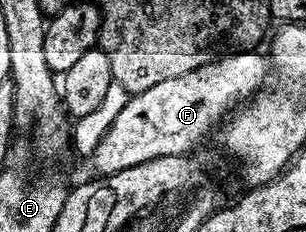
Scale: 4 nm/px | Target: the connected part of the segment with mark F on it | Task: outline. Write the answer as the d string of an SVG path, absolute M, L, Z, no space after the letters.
M235 50L227 54L231 56L212 59L189 74L181 74L181 78L169 78L166 82L157 82L157 86L149 86L149 90L134 93L97 146L93 163L98 175L111 176L162 156L194 153L194 148L214 130L215 123L217 128L232 109L250 101L264 87L269 60L261 53Z

